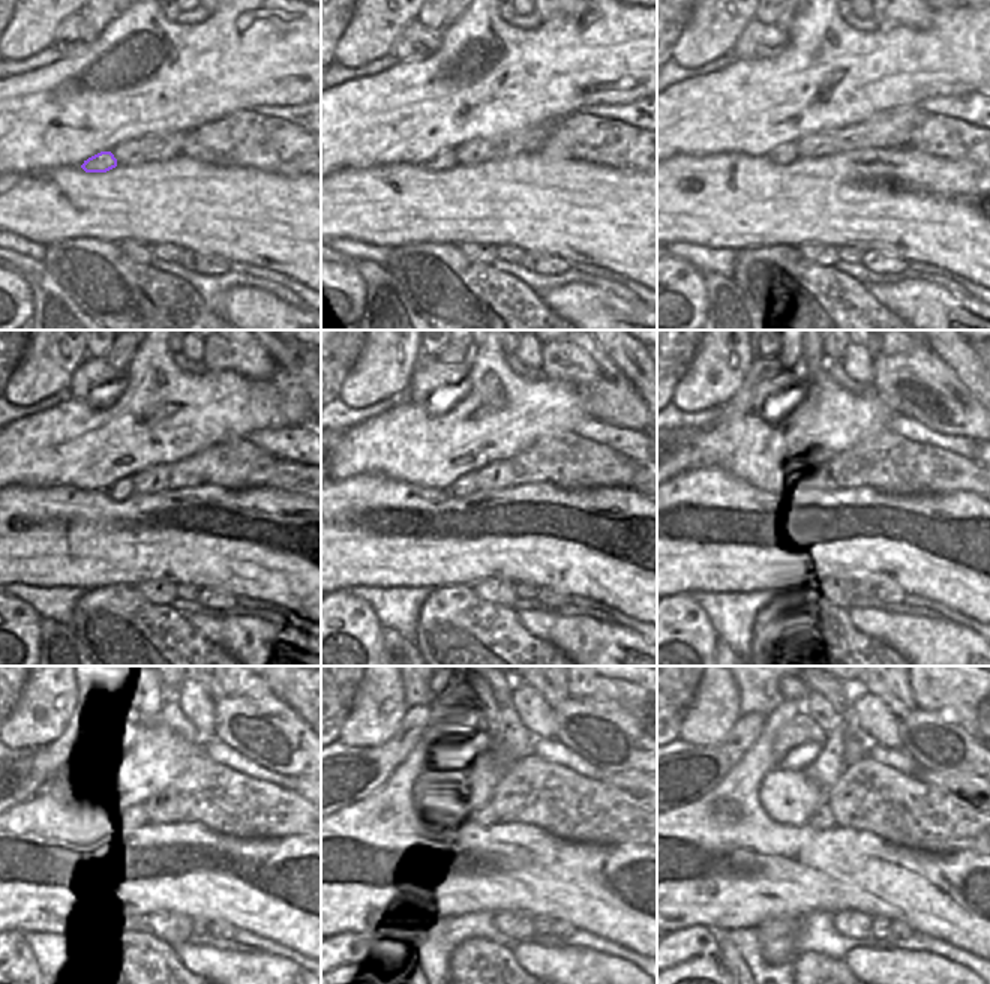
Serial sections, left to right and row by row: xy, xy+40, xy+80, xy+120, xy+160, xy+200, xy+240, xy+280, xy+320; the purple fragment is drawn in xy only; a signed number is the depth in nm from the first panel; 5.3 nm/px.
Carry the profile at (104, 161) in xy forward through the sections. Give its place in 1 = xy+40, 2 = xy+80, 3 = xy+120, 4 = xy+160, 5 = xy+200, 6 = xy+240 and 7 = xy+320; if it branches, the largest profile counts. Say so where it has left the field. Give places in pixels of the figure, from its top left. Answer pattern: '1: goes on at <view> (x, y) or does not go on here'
1: goes on at xy+40 (443, 161)
2: goes on at xy+80 (785, 155)
3: goes on at xy+120 (122, 489)
4: goes on at xy+160 (467, 483)
5: goes on at xy+200 (813, 473)
6: goes on at xy+240 (143, 813)
7: goes on at xy+320 (821, 818)

